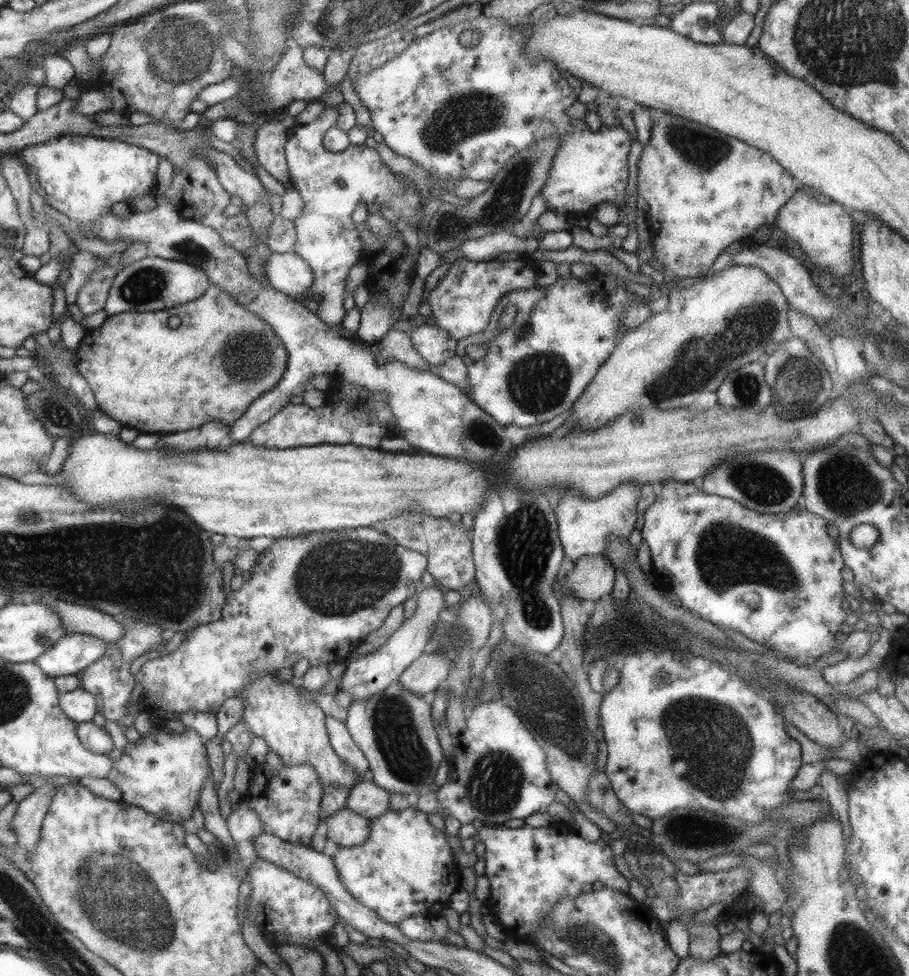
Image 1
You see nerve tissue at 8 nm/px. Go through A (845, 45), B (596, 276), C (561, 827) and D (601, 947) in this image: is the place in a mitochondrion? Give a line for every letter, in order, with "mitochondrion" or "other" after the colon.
A: mitochondrion
B: other
C: other
D: mitochondrion

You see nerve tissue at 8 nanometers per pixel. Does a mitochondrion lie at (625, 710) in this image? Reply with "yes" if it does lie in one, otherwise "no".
no

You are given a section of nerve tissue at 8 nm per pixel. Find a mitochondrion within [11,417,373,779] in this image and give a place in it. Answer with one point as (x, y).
(183, 591)

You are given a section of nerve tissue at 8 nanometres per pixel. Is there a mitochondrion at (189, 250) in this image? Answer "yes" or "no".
yes

